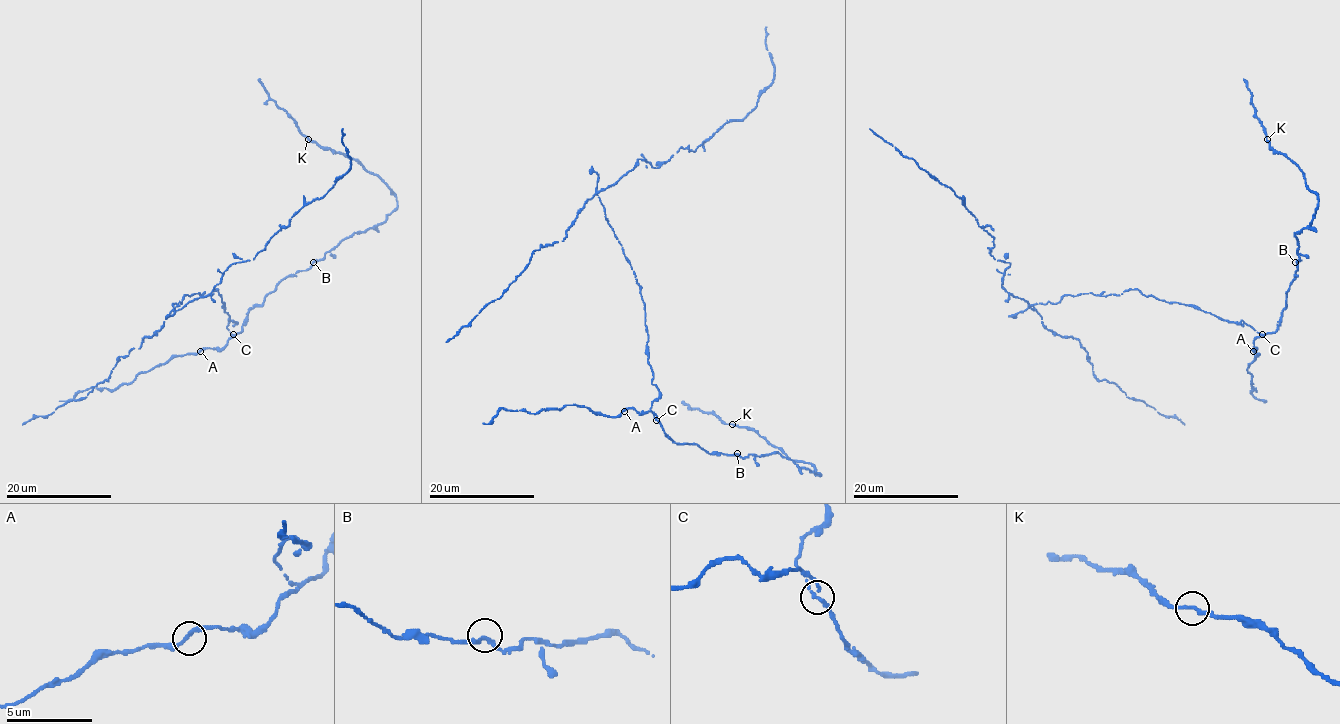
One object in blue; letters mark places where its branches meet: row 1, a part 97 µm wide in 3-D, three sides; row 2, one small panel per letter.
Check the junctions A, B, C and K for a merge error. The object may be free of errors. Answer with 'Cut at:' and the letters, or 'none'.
Cut at: C

